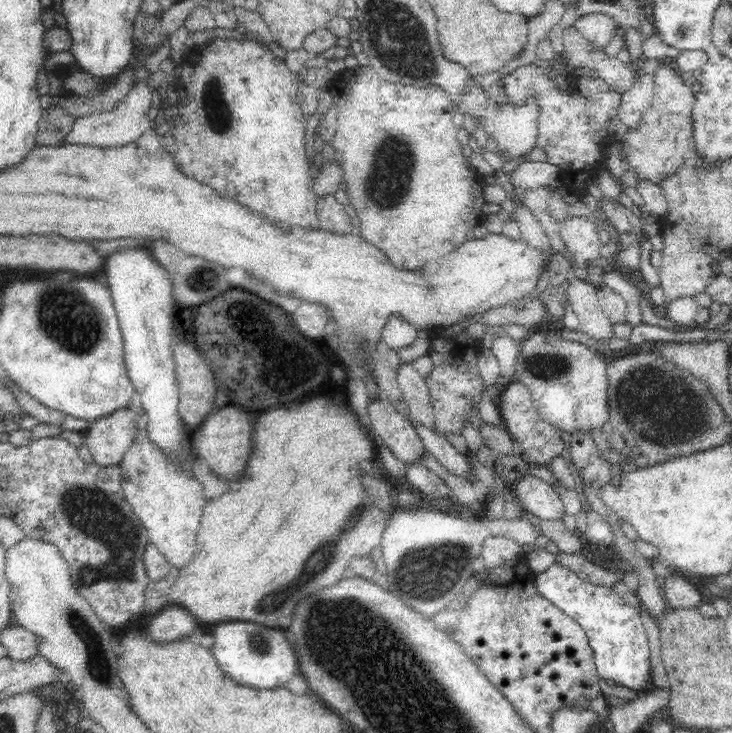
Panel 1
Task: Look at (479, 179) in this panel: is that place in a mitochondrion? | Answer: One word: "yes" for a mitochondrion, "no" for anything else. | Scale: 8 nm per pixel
no

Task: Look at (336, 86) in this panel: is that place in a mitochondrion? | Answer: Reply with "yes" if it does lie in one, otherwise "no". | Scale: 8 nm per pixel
no

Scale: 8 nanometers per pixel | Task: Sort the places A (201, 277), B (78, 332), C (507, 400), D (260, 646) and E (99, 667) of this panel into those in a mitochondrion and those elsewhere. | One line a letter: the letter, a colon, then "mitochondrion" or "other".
A: mitochondrion
B: mitochondrion
C: other
D: mitochondrion
E: mitochondrion

